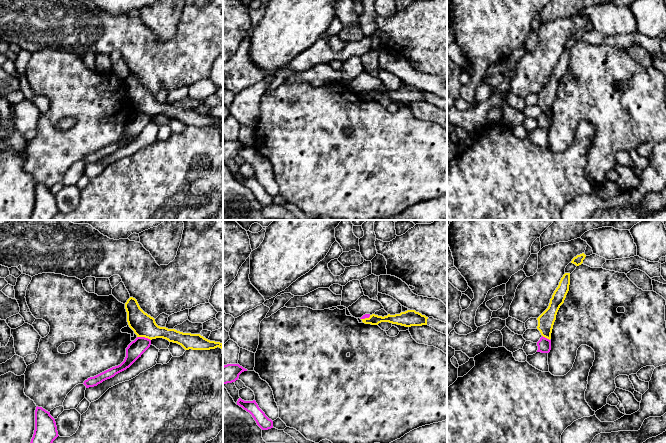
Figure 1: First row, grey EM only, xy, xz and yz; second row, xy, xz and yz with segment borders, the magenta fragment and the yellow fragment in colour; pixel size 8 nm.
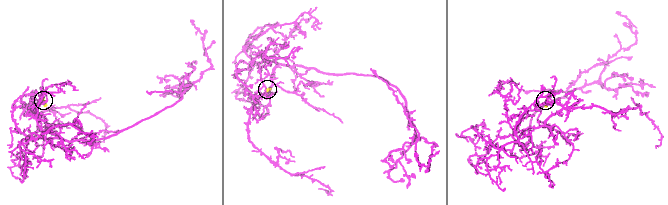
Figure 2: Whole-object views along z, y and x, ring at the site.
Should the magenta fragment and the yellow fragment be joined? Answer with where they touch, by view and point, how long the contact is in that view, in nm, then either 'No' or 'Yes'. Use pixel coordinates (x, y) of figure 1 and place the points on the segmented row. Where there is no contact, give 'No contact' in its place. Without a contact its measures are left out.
Touches magenta at xy (144, 337). Shared border 120 nm. No

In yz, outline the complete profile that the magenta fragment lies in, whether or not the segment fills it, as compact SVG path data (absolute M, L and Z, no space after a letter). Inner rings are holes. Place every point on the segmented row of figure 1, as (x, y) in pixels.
M542 336L540 340L537 342L537 346L538 346L537 352L549 353L551 350L551 340Z

